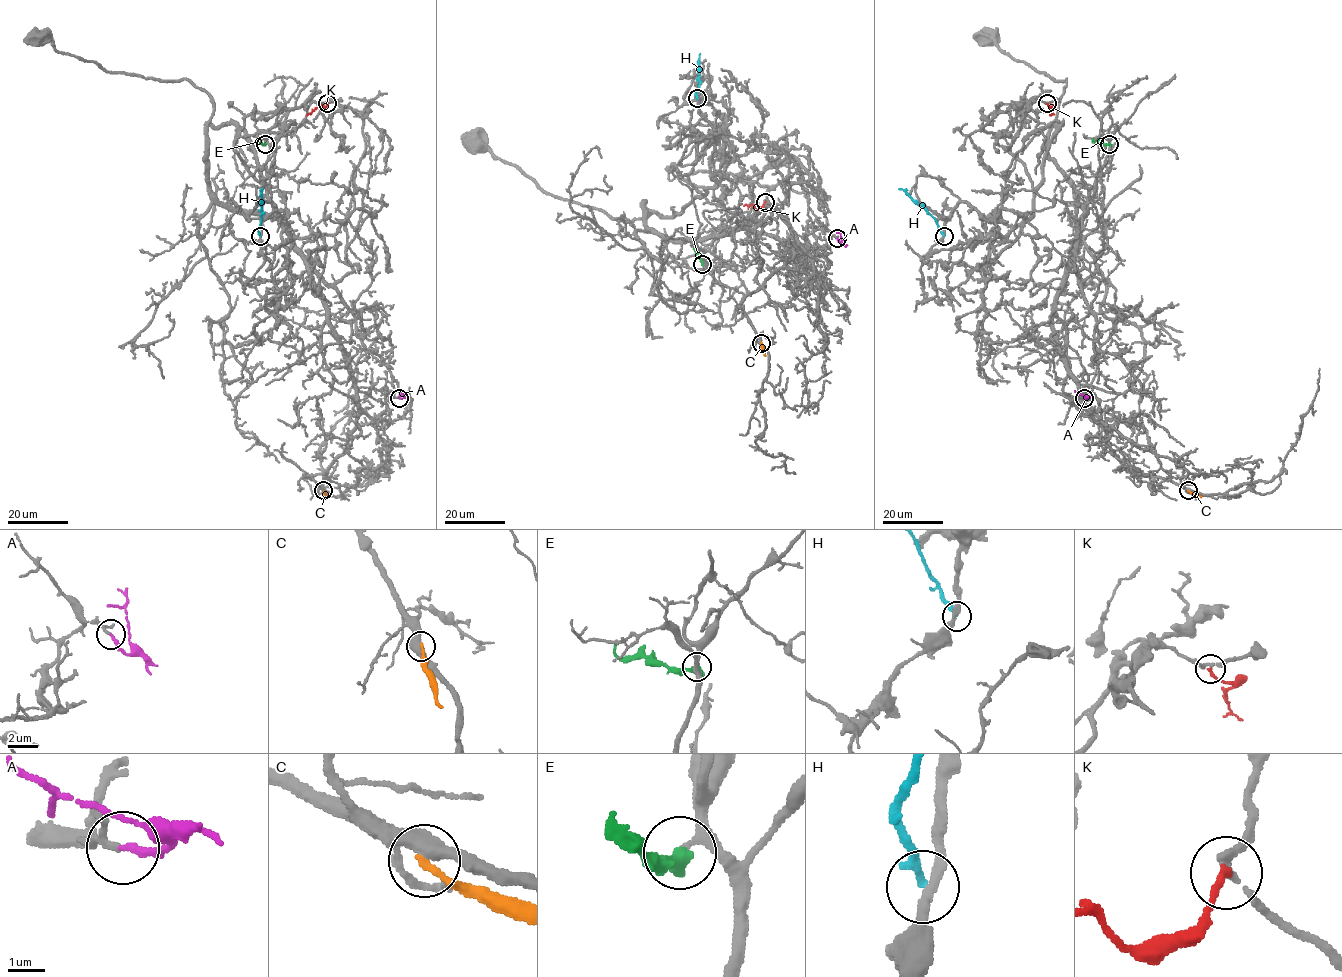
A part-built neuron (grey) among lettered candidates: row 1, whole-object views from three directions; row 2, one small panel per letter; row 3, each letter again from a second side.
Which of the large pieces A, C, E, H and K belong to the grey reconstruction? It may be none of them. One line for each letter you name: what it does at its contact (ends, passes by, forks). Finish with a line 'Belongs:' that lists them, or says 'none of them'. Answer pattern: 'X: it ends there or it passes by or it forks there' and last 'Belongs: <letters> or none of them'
A: it ends there
Belongs: A

